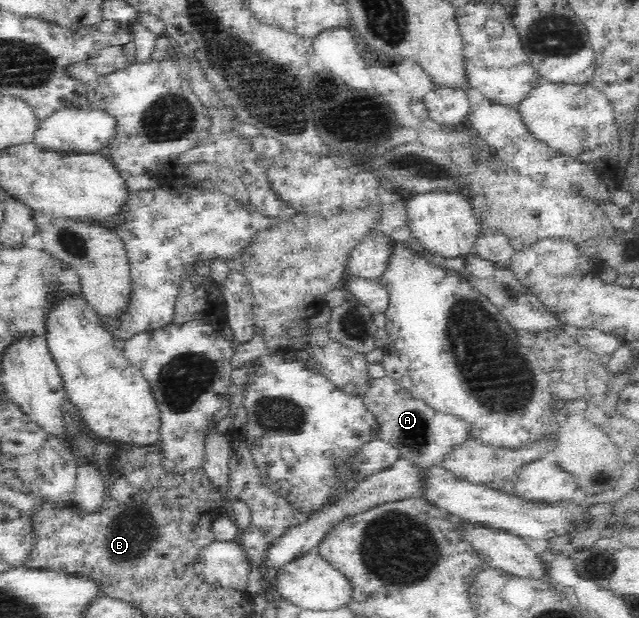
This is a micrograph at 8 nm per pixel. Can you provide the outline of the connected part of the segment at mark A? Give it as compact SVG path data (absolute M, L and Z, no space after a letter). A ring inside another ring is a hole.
M375 371L368 382L366 393L361 395L368 411L376 416L379 425L377 439L394 444L400 450L400 457L414 460L421 466L430 468L442 465L444 456L453 445L467 438L469 425L455 415L438 412L410 392L390 376Z

